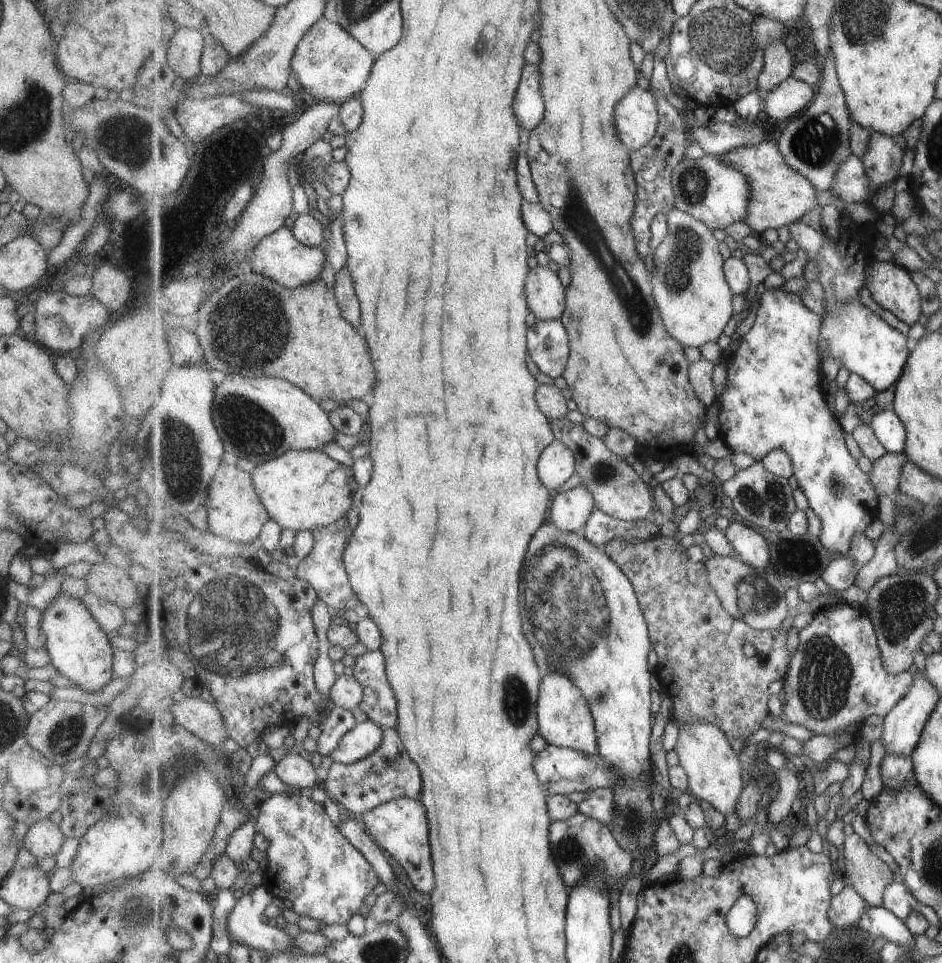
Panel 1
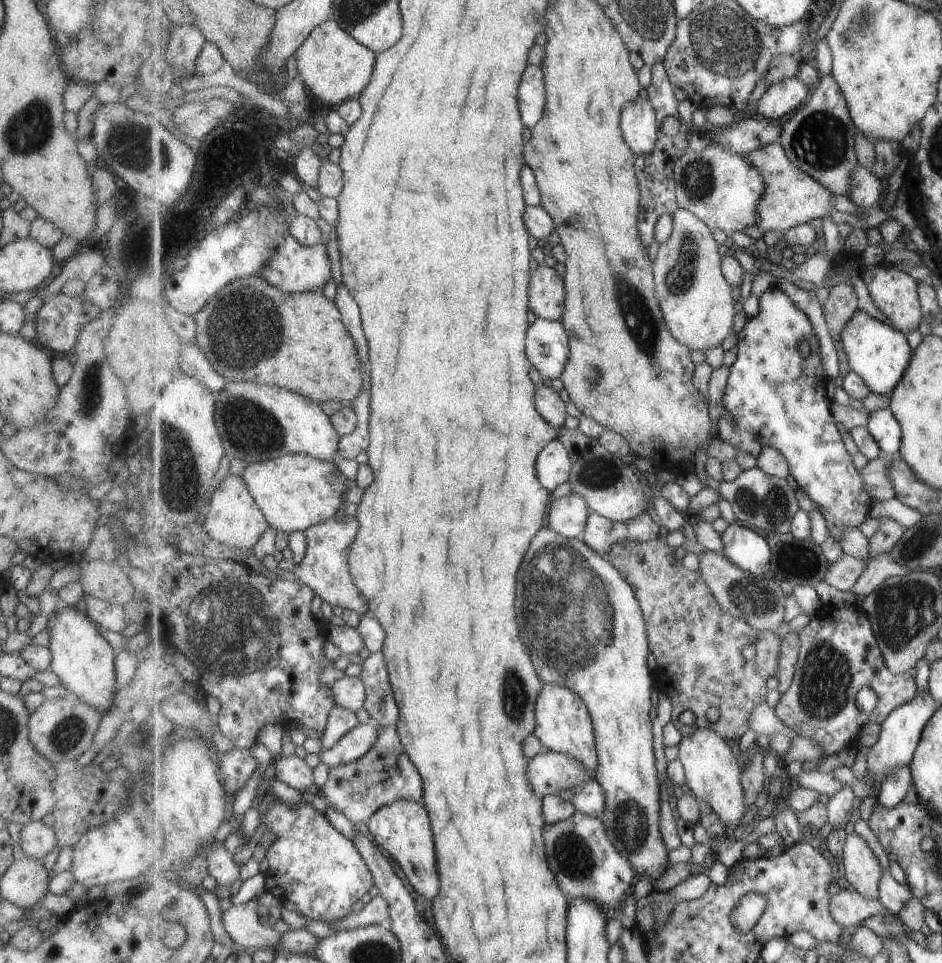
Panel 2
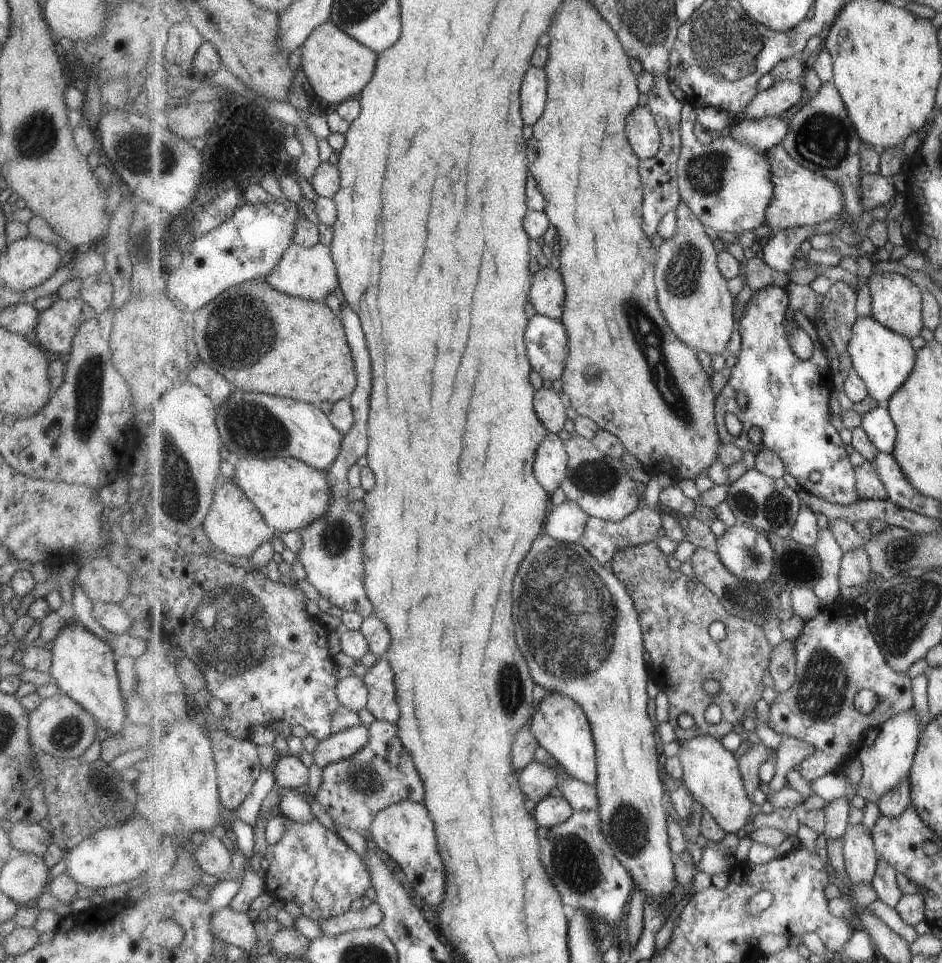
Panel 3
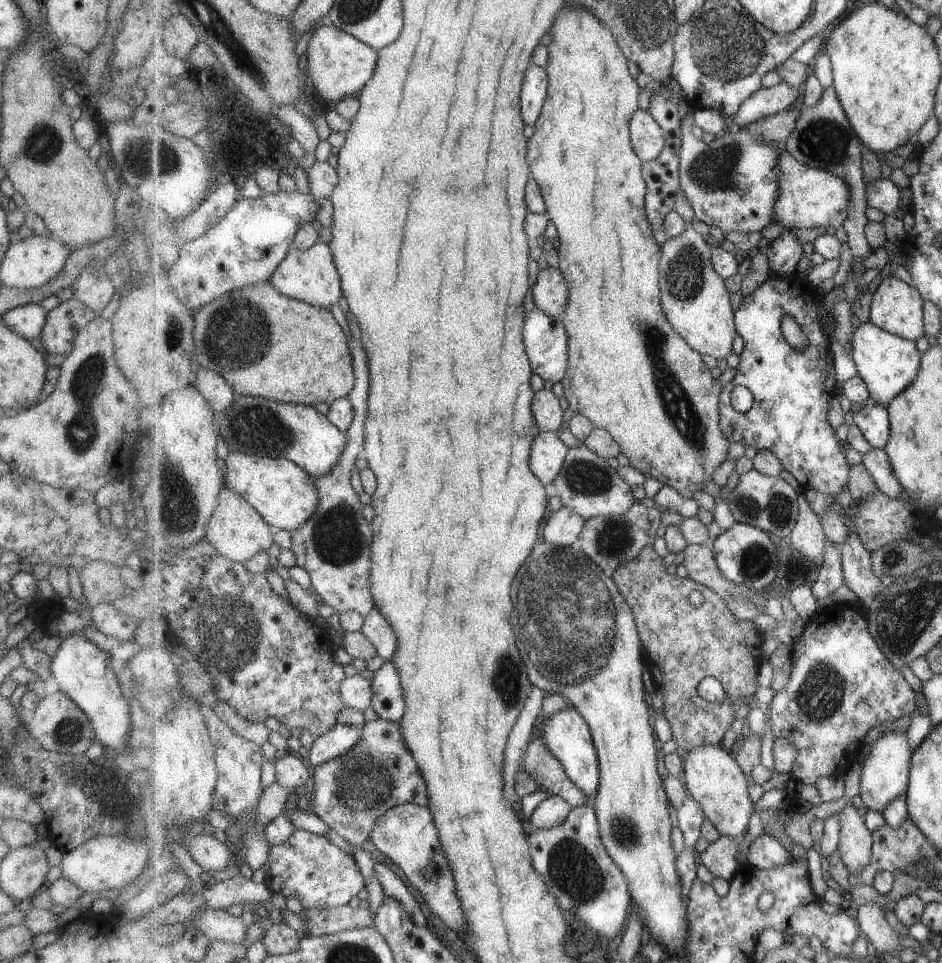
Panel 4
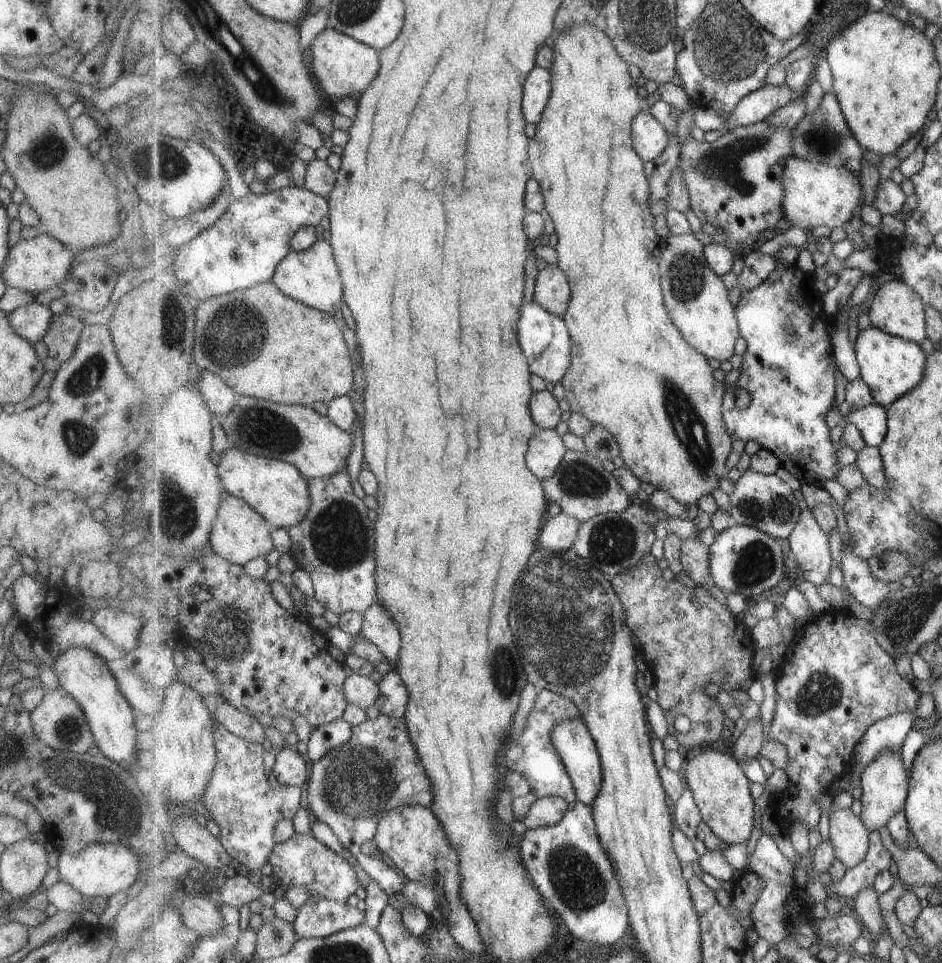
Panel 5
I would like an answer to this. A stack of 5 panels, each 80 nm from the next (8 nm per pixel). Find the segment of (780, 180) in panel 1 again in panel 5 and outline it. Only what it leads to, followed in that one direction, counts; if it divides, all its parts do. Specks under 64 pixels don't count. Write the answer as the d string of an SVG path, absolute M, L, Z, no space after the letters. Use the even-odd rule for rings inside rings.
M791 157L785 165L784 186L786 197L783 210L793 226L810 230L813 226L829 228L844 227L854 217L863 203L862 182L859 174L852 173L847 167L832 167Z

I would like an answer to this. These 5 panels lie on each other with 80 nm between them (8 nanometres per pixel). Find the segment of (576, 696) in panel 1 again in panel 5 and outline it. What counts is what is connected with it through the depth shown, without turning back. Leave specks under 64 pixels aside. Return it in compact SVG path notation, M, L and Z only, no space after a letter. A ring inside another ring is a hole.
M577 717L559 723L552 730L552 741L574 781L578 800L587 805L592 805L602 789L604 768L598 744L595 742L586 722Z

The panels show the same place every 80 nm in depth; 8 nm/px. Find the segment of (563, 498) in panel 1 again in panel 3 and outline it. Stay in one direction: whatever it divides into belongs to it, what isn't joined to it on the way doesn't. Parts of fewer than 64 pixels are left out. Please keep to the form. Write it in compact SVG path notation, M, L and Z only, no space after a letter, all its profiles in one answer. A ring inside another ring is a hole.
M566 499L551 508L544 532L561 542L577 544L585 532L589 517L582 506Z

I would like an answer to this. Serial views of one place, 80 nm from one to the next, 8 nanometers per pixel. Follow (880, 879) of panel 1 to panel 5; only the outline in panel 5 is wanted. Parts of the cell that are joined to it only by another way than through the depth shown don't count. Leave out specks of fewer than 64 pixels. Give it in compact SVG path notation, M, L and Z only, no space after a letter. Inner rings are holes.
M851 809L837 810L829 819L829 837L835 845L836 858L850 869L856 867L870 852L870 830L861 815Z

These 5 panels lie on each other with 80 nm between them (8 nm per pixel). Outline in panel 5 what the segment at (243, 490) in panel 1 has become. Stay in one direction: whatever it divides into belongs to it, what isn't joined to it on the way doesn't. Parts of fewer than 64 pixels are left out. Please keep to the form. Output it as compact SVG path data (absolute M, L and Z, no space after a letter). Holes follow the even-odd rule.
M226 490L222 494L218 517L214 520L210 544L217 554L223 555L229 562L244 565L255 557L269 554L276 548L272 537L273 529L273 524L255 507Z

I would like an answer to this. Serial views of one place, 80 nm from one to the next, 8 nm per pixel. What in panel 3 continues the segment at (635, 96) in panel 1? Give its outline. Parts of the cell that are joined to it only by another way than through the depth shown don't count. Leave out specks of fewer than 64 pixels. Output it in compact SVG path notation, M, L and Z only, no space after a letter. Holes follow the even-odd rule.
M649 104L638 106L627 119L626 131L633 150L640 159L648 159L659 152L662 131Z

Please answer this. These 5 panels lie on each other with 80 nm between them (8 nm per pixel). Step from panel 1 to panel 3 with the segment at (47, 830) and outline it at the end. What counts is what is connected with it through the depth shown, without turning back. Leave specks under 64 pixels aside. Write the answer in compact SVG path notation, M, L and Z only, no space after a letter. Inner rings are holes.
M27 821L13 823L7 834L14 852L40 857L54 841L52 832L48 833L38 823Z

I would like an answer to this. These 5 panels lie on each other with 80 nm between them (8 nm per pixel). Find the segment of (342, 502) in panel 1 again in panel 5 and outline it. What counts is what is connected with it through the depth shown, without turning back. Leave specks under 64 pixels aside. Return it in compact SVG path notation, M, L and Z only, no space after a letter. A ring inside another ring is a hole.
M227 448L220 455L219 472L227 492L246 500L274 528L290 529L305 520L312 505L310 482L298 466L279 459L258 457L240 448Z

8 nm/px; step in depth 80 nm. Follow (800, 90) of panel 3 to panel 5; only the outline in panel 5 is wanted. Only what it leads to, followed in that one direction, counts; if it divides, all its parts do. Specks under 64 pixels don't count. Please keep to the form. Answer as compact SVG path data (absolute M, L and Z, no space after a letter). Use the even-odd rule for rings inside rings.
M787 83L781 86L766 84L754 93L748 94L731 114L725 115L726 128L732 130L763 122L779 109L789 105L795 97L796 93Z

